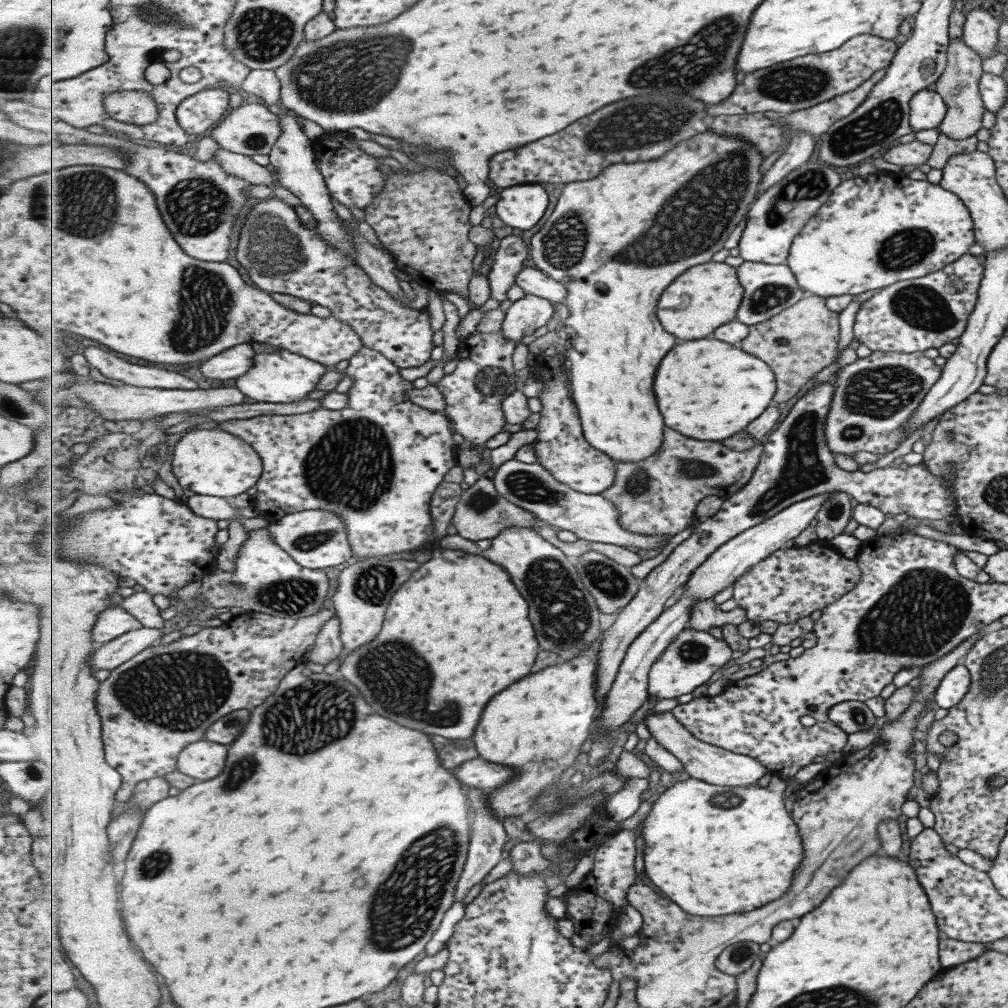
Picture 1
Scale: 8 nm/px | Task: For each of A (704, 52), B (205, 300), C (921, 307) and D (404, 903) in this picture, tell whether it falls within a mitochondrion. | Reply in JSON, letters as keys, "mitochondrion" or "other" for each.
{"A":"mitochondrion","B":"mitochondrion","C":"mitochondrion","D":"mitochondrion"}

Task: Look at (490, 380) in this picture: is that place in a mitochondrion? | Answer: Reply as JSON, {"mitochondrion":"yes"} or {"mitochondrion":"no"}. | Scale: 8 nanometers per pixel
{"mitochondrion":"yes"}

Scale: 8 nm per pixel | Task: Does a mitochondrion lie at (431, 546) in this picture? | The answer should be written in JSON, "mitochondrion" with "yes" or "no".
{"mitochondrion":"no"}

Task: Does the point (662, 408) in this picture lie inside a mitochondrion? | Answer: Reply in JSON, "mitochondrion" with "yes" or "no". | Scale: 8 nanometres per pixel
{"mitochondrion":"no"}

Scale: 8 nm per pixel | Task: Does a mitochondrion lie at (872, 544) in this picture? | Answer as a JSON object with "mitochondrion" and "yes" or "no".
{"mitochondrion":"no"}

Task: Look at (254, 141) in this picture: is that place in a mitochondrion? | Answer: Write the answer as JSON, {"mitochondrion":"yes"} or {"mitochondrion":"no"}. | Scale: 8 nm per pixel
{"mitochondrion":"yes"}

